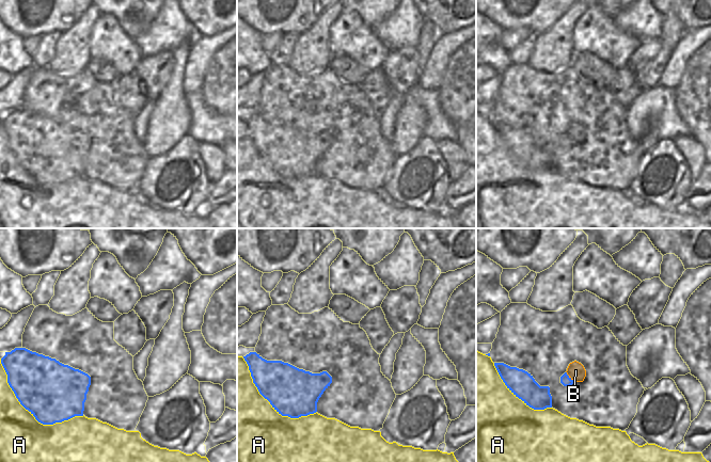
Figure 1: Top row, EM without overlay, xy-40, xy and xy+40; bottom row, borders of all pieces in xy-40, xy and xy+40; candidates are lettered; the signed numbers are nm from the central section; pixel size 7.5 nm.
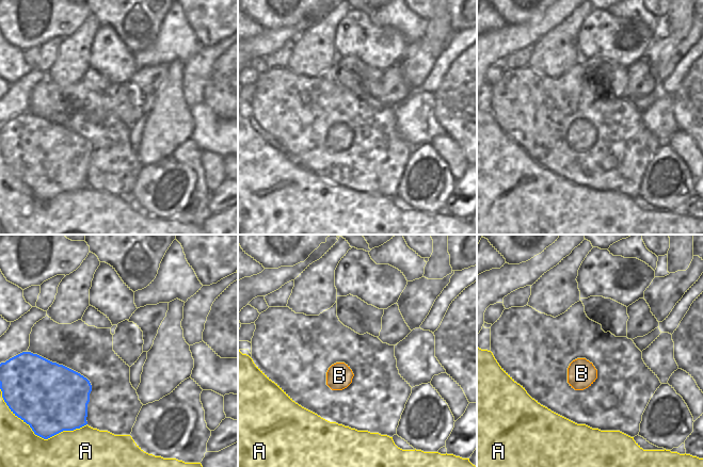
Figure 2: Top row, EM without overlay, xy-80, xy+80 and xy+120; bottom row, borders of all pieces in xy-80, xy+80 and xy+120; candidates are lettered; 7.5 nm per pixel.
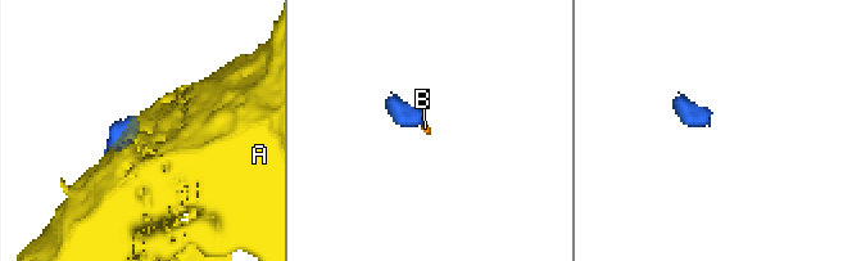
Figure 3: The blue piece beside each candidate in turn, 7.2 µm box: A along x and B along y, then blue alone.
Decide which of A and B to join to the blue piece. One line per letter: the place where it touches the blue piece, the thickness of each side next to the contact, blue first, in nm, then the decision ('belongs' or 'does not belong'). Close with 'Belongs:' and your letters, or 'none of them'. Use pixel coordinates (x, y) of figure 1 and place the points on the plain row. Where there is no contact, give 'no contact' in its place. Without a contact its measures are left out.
A: xy-40 (31, 174) | 460/400 nm | does not belong
B: xy+40 (568, 138) | 80/140 nm | belongs
Belongs: B

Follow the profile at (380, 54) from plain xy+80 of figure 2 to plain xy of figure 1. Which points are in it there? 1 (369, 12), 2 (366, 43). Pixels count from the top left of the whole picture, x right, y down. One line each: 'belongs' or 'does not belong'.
1: does not belong
2: belongs

